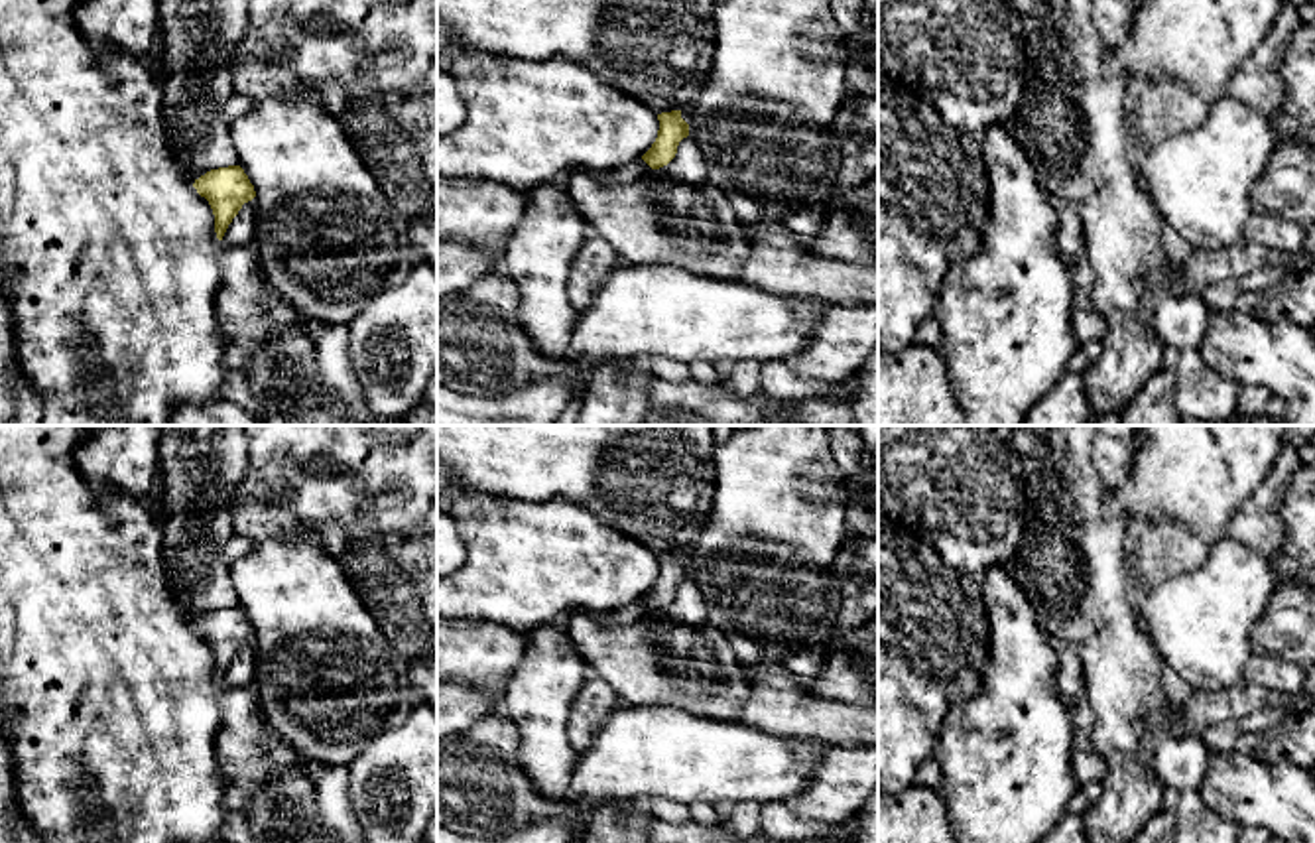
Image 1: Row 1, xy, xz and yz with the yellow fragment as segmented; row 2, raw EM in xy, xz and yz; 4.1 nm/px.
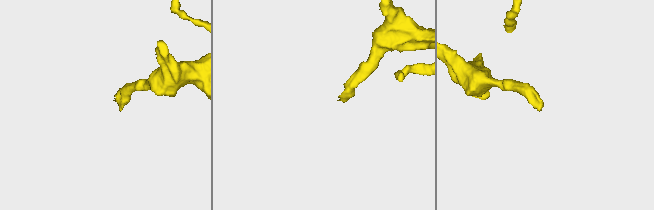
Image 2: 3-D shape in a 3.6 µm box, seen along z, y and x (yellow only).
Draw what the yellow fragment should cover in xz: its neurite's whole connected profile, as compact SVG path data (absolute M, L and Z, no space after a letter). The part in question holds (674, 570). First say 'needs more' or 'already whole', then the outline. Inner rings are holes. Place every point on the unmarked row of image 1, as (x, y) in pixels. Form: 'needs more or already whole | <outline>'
needs more | M681 551L658 555L659 571L652 589L638 601L608 613L591 613L589 616L604 626L630 624L652 611L667 607L683 579L689 577L689 565L681 559Z

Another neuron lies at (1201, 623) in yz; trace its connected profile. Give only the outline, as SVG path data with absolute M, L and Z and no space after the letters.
M1222 538L1193 571L1140 601L1146 630L1193 691L1224 691L1244 681L1252 628L1278 587L1272 557Z

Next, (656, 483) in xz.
M437 425L437 459L455 475L455 488L518 502L569 500L628 534L654 553L691 551L715 496L711 425Z

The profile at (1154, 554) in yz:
M1173 520L1142 526L1126 542L1126 567L1140 591L1150 595L1169 579L1197 569L1211 544Z

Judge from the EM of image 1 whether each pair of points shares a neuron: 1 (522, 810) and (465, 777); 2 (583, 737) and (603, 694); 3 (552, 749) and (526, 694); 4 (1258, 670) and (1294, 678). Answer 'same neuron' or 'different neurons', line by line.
1: same neuron
2: same neuron
3: same neuron
4: same neuron

